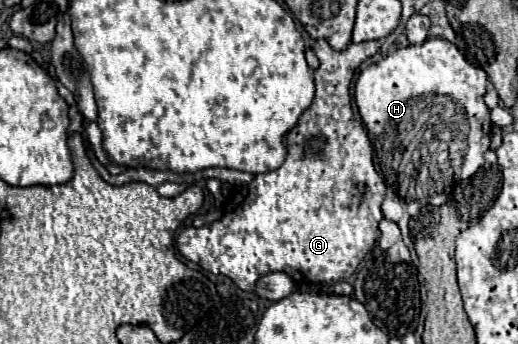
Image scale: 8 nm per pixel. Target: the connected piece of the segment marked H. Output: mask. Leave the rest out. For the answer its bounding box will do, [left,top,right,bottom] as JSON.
[354,37,492,205]

